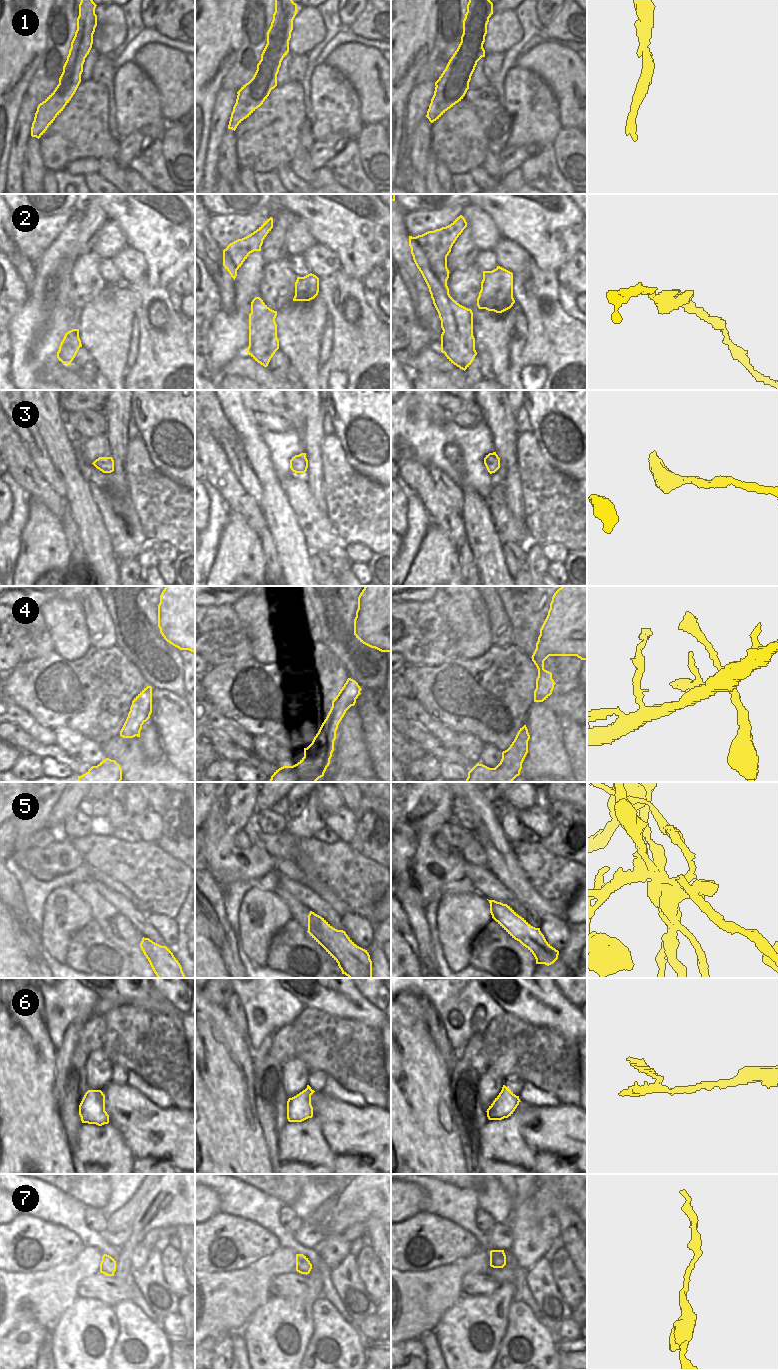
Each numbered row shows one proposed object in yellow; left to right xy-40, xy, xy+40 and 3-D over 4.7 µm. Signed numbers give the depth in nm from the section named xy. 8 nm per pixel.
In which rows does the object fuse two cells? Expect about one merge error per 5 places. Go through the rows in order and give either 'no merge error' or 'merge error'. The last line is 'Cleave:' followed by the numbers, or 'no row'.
1: merge error
2: no merge error
3: no merge error
4: no merge error
5: merge error
6: merge error
7: no merge error
Cleave: 1, 5, 6

